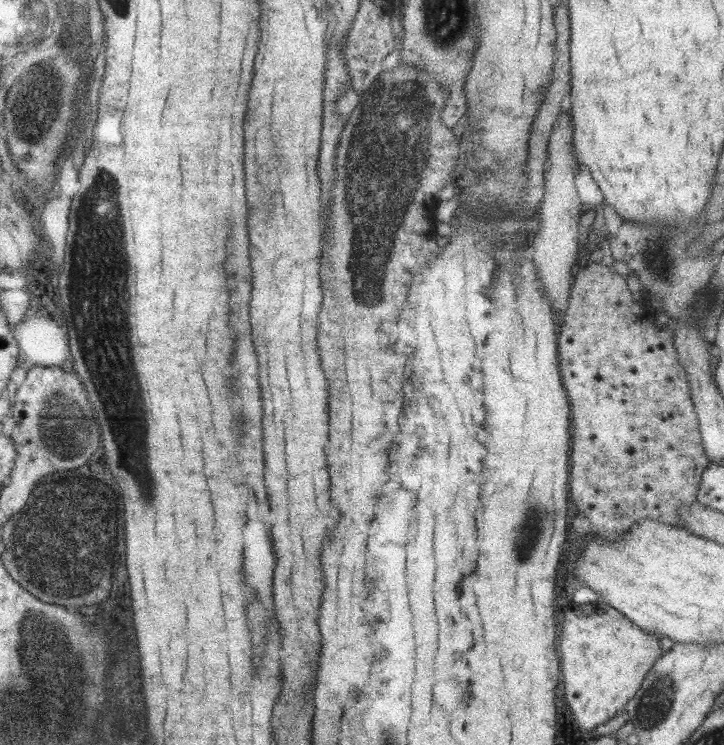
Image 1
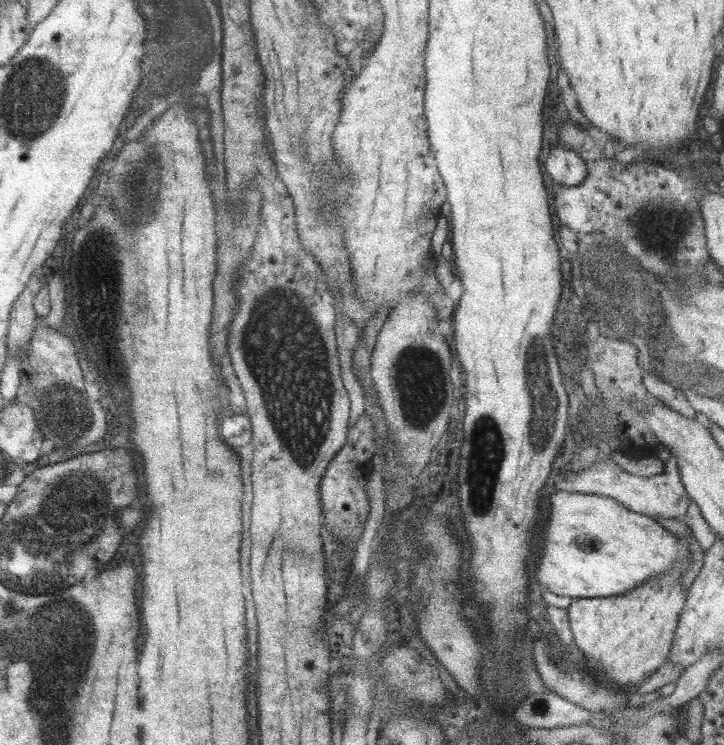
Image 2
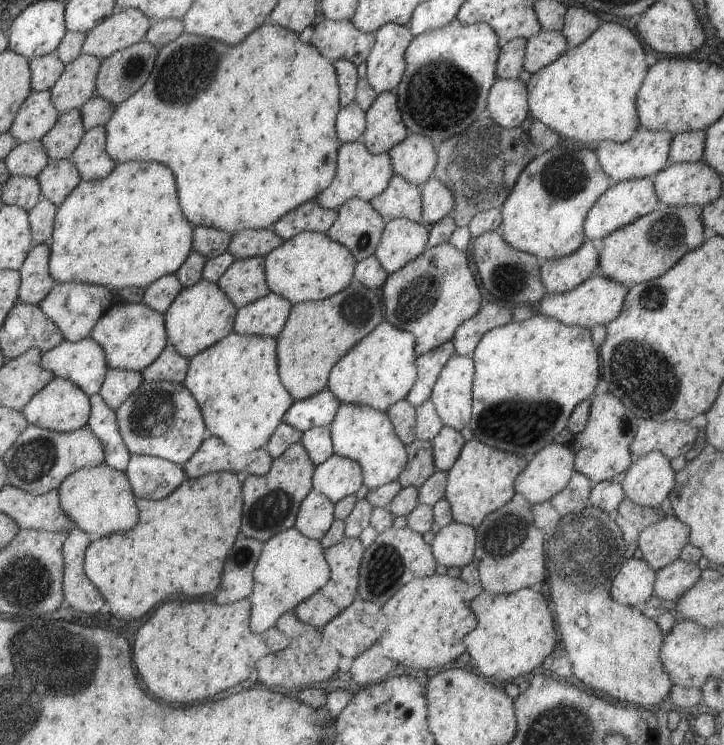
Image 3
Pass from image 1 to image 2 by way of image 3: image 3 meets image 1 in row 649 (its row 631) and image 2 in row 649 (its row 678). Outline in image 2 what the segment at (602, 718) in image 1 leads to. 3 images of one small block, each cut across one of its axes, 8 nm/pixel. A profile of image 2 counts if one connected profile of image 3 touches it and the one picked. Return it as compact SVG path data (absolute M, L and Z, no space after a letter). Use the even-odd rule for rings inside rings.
M679 565L669 567L659 574L646 578L641 584L620 595L608 597L576 598L566 608L569 626L575 649L581 653L581 661L597 666L597 672L607 682L615 682L619 687L641 682L653 673L668 658L672 638L676 629L679 613L686 601L686 590L681 587L681 577L685 573Z

